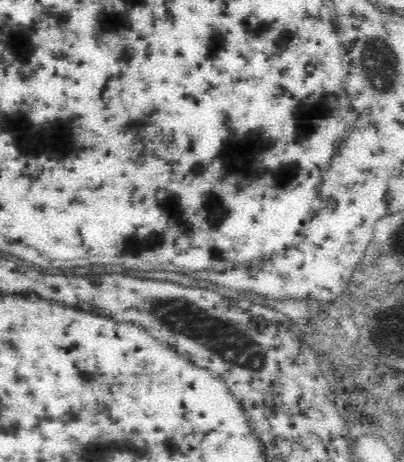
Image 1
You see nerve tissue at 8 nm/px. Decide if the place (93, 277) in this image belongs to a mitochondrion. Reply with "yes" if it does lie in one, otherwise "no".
no

